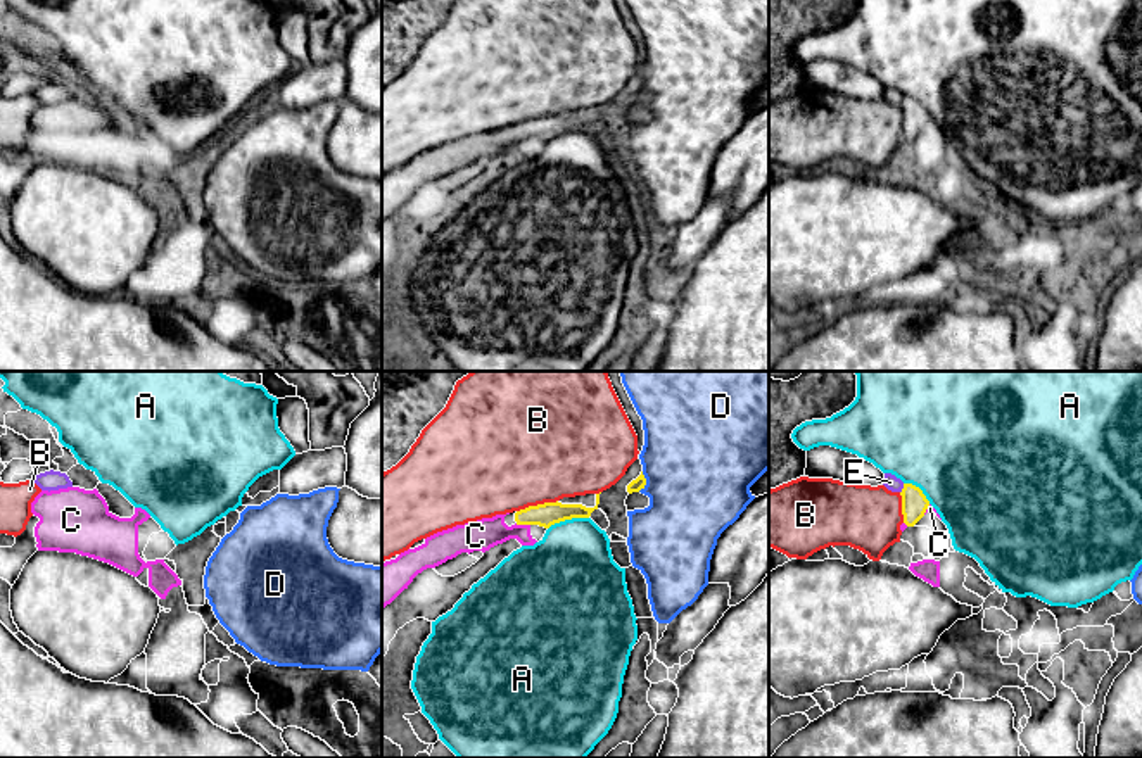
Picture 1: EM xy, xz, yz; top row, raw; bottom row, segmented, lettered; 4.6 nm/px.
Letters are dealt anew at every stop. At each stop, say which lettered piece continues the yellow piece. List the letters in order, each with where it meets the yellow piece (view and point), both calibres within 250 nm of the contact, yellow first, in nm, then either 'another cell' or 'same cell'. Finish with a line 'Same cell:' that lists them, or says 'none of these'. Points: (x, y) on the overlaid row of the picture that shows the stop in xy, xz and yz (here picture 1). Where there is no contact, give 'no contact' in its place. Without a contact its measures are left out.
A: xz (567, 518) | 110/400 nm | another cell
B: xz (538, 505) | 110/500 nm | another cell
C: xz (522, 524) | 110/140 nm | same cell
D: xz (645, 482) | 60/480 nm | another cell
E: yz (902, 489) | 120/70 nm | another cell
Same cell: C

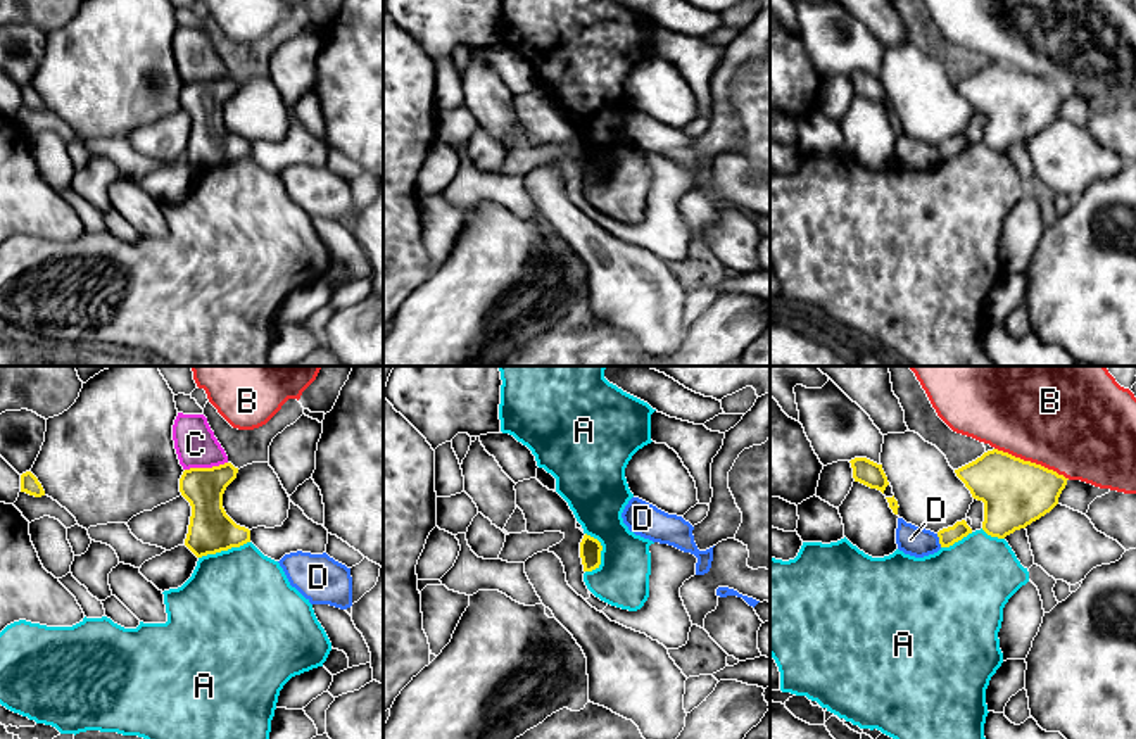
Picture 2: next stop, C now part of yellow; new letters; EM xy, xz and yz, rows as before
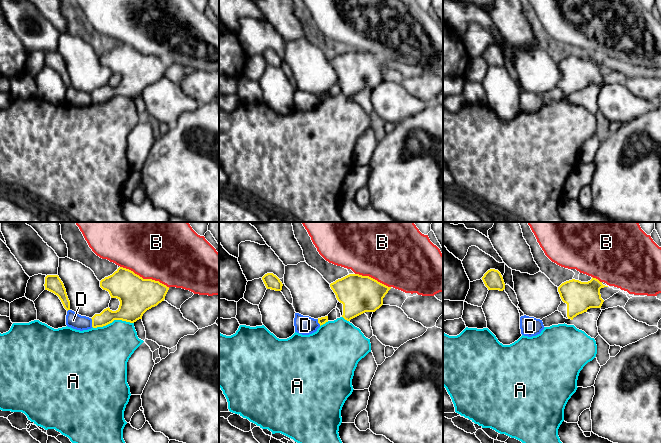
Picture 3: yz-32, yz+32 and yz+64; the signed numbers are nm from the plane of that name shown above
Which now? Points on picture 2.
A: xz (601, 549) | 100/280 nm | another cell
B: yz (1033, 463) | 320/500 nm | another cell
C: xy (206, 468) | 190/190 nm | another cell
D: yz (940, 541) | 80/140 nm | another cell
Same cell: none of these

